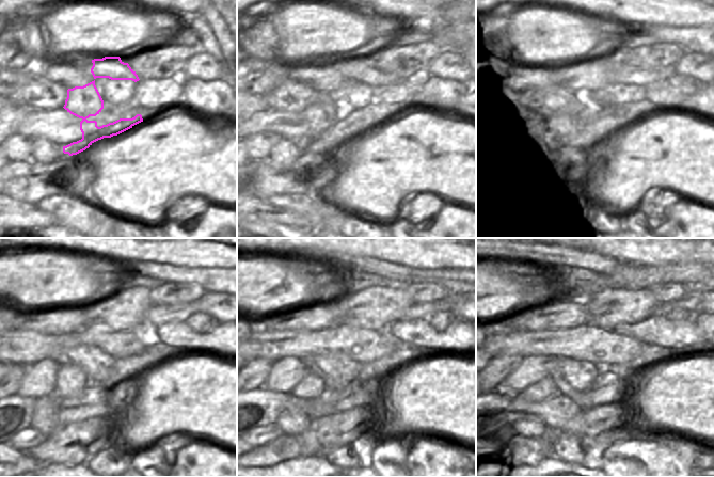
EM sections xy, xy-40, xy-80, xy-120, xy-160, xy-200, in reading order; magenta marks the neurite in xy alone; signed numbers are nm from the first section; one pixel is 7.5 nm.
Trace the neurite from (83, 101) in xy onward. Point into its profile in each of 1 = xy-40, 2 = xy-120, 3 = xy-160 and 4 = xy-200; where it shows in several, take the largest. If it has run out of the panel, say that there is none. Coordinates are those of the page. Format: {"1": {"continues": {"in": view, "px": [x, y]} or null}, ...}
{"1": {"continues": {"in": "xy-40", "px": [328, 109]}}, "2": {"continues": {"in": "xy-120", "px": [105, 372]}}, "3": {"continues": {"in": "xy-160", "px": [338, 370]}}, "4": {"continues": {"in": "xy-200", "px": [574, 377]}}}

